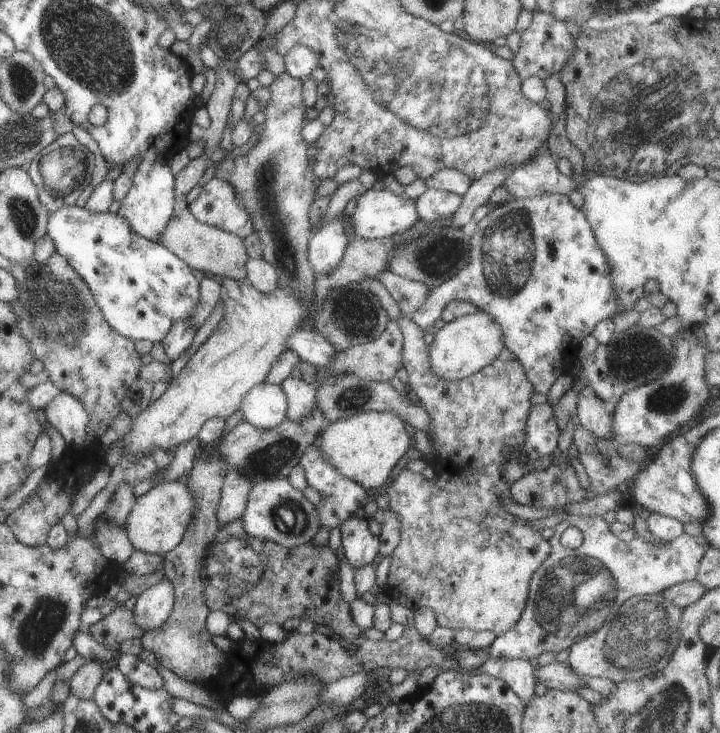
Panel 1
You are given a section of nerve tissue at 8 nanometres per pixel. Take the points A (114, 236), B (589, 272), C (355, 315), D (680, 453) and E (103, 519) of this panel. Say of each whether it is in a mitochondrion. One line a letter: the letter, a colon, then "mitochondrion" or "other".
A: other
B: other
C: mitochondrion
D: other
E: other

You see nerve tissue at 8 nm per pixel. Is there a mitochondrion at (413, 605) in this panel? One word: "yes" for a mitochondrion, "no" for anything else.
no

